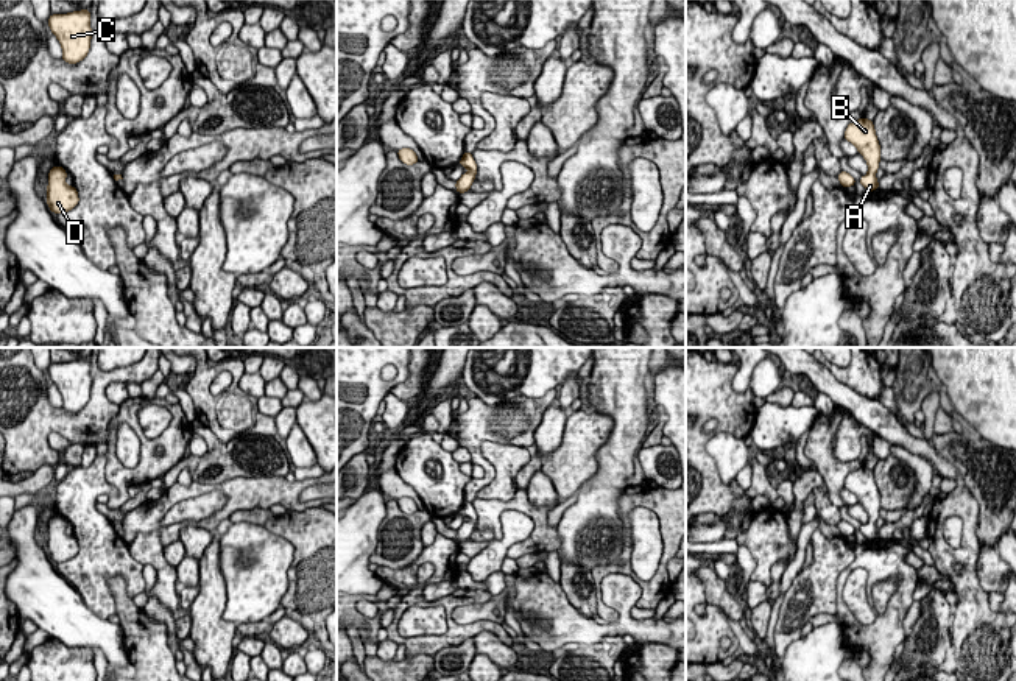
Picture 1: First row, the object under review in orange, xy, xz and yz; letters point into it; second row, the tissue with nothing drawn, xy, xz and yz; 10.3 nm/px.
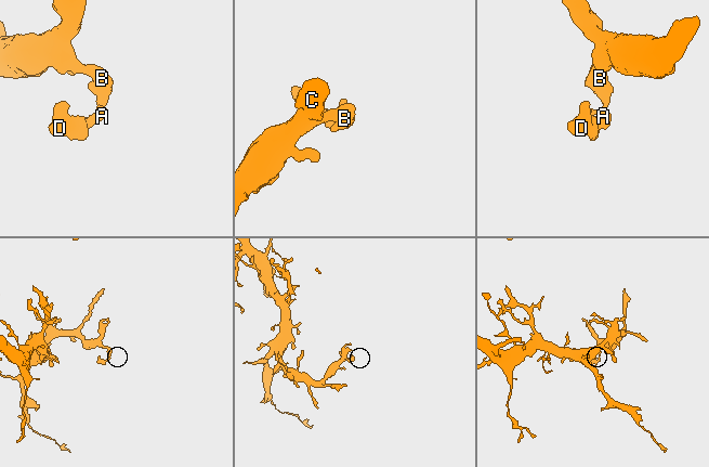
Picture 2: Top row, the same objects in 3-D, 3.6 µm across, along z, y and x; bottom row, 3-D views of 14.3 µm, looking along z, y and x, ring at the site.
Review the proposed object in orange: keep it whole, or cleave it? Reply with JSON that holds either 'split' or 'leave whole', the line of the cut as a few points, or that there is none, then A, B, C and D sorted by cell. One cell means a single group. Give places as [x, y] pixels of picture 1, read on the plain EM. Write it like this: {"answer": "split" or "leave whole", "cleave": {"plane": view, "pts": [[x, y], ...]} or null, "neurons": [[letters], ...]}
{"answer": "leave whole", "cleave": null, "neurons": [["A", "B", "C", "D"]]}

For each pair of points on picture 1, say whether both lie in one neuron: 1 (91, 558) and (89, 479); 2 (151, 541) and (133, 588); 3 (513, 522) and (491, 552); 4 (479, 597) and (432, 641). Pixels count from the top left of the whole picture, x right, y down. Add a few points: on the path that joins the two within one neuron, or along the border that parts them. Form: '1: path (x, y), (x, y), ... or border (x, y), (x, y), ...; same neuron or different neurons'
1: path (91, 538), (88, 499); same neuron
2: border (126, 546), (142, 566); different neurons
3: path (513, 530), (499, 546); same neuron
4: path (462, 600), (457, 600), (449, 608), (449, 633); same neuron

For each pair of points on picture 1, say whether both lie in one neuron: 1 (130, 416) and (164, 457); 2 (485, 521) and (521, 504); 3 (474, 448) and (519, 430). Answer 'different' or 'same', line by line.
1: same
2: same
3: same

